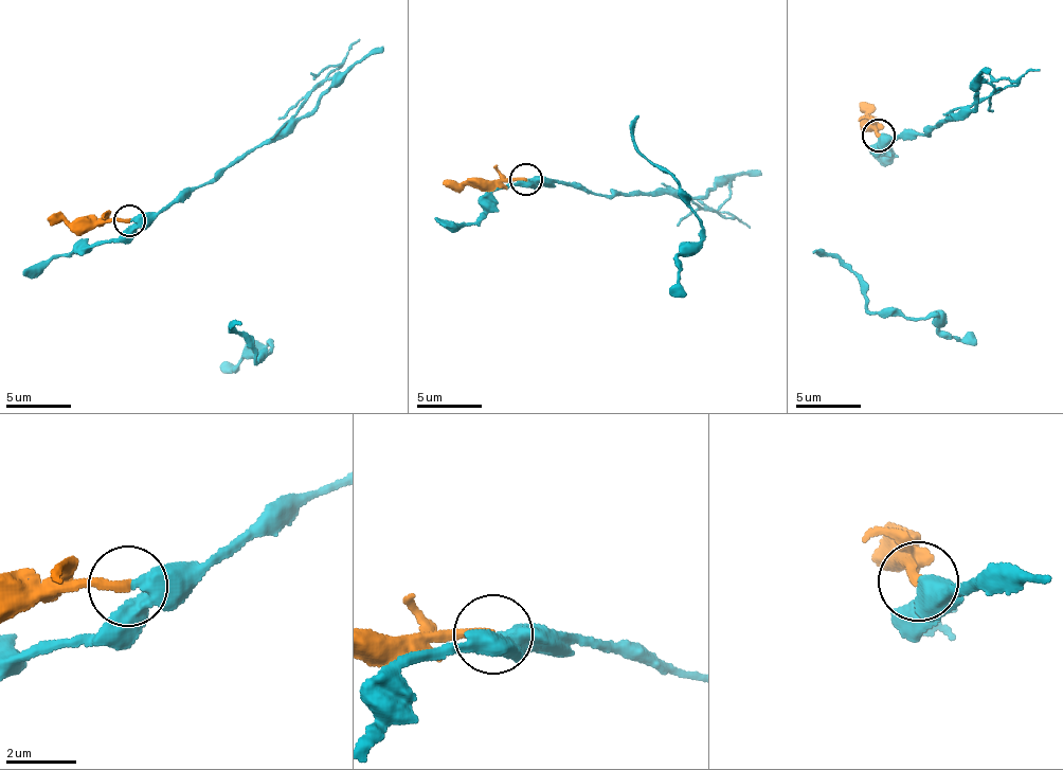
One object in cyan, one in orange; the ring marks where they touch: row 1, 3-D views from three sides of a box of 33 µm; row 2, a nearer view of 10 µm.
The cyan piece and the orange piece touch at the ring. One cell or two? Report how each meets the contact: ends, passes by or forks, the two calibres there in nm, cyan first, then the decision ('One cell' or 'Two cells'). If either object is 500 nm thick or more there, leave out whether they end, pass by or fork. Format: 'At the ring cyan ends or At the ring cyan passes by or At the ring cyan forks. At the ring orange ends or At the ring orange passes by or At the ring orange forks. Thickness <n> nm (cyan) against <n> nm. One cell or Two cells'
At the ring cyan passes by. At the ring orange ends. Thickness 320 nm (cyan) against 260 nm. Two cells

